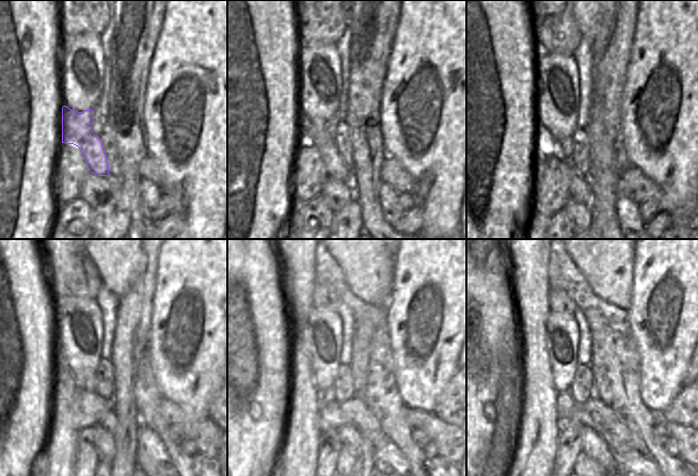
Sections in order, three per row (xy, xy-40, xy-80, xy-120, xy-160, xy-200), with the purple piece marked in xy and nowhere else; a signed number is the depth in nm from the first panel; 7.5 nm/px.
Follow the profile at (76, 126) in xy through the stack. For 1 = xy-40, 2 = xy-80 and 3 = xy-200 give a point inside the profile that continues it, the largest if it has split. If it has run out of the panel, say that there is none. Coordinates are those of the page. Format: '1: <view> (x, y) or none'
1: xy-40 (319, 133)
2: xy-80 (576, 172)
3: xy-200 (593, 446)

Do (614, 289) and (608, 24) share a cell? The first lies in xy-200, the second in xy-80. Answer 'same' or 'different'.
different

